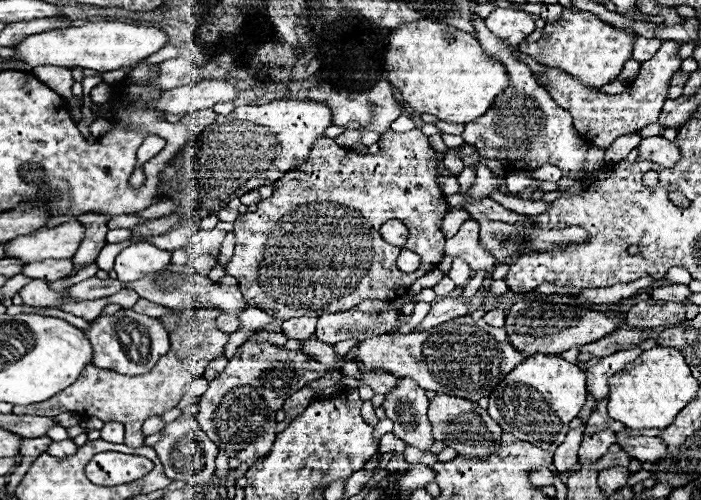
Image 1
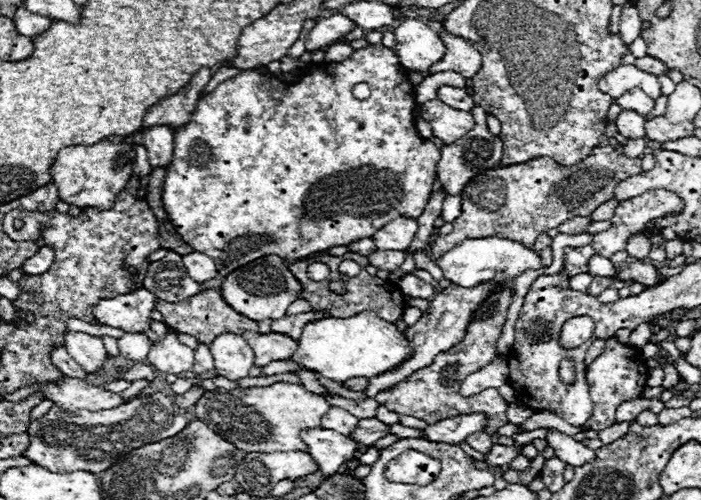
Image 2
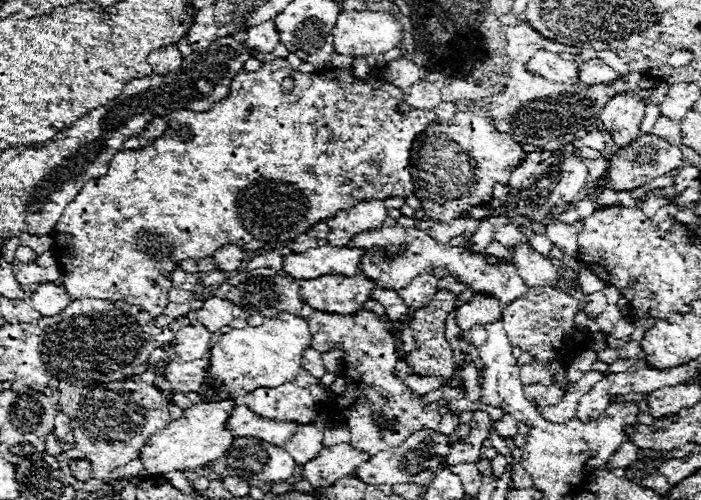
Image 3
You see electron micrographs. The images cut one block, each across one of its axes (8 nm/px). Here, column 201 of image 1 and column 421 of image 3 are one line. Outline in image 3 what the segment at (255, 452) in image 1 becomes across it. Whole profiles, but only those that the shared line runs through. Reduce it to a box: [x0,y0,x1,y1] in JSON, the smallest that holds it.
[308,310,442,456]

